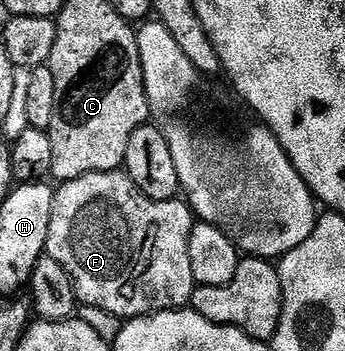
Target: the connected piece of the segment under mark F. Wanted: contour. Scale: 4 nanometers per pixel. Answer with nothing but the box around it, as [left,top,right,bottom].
[48,170,195,318]

